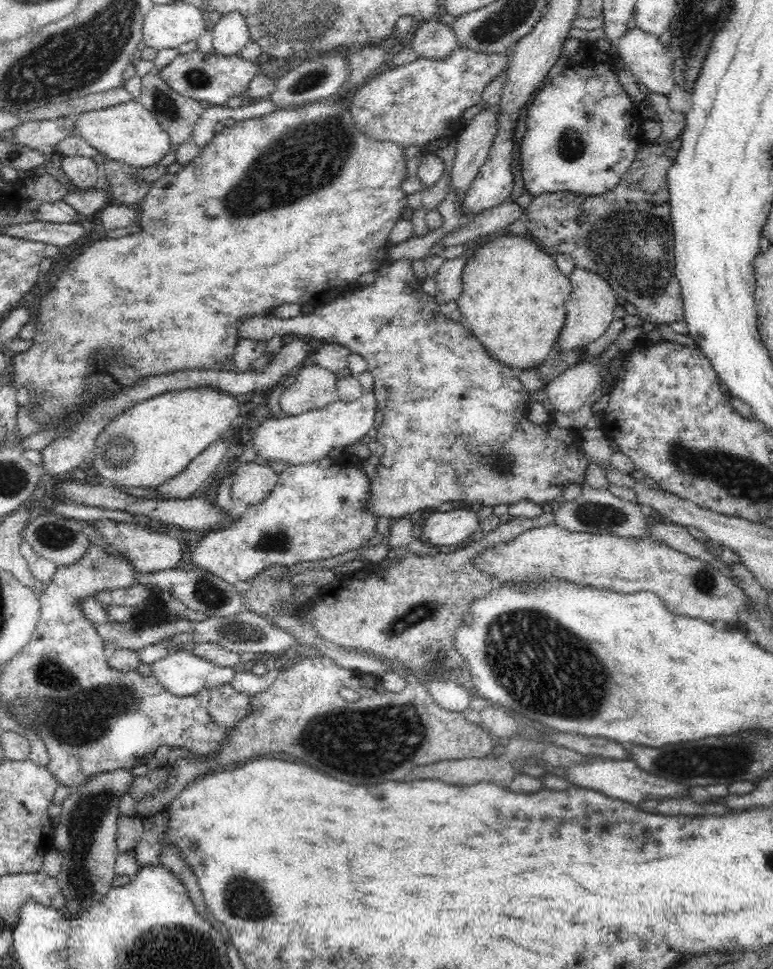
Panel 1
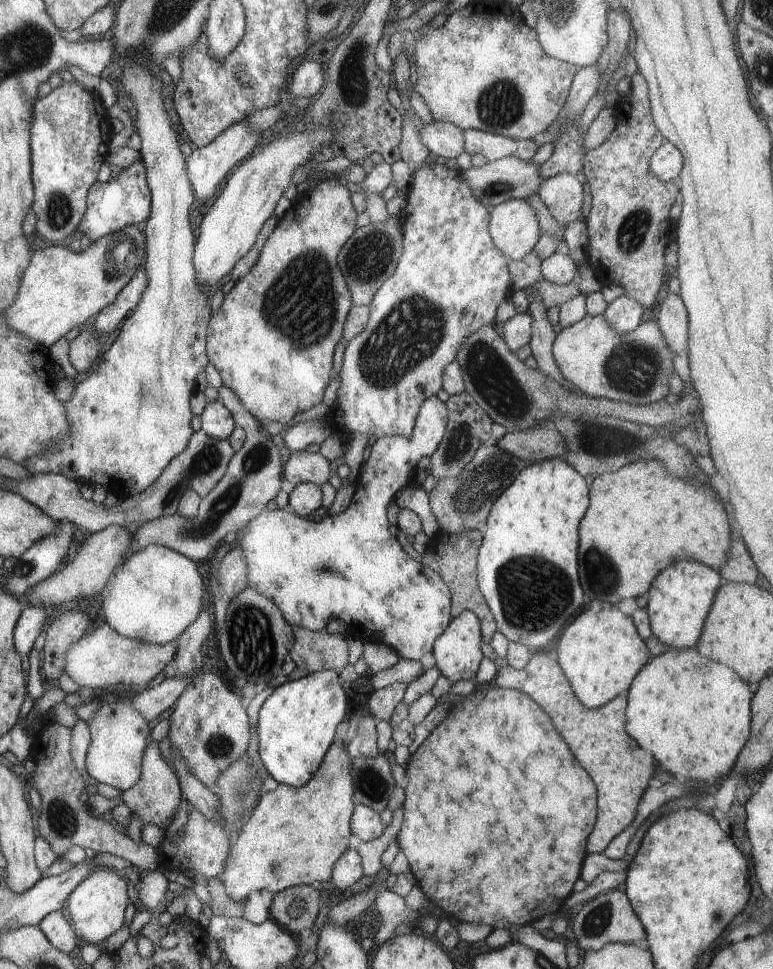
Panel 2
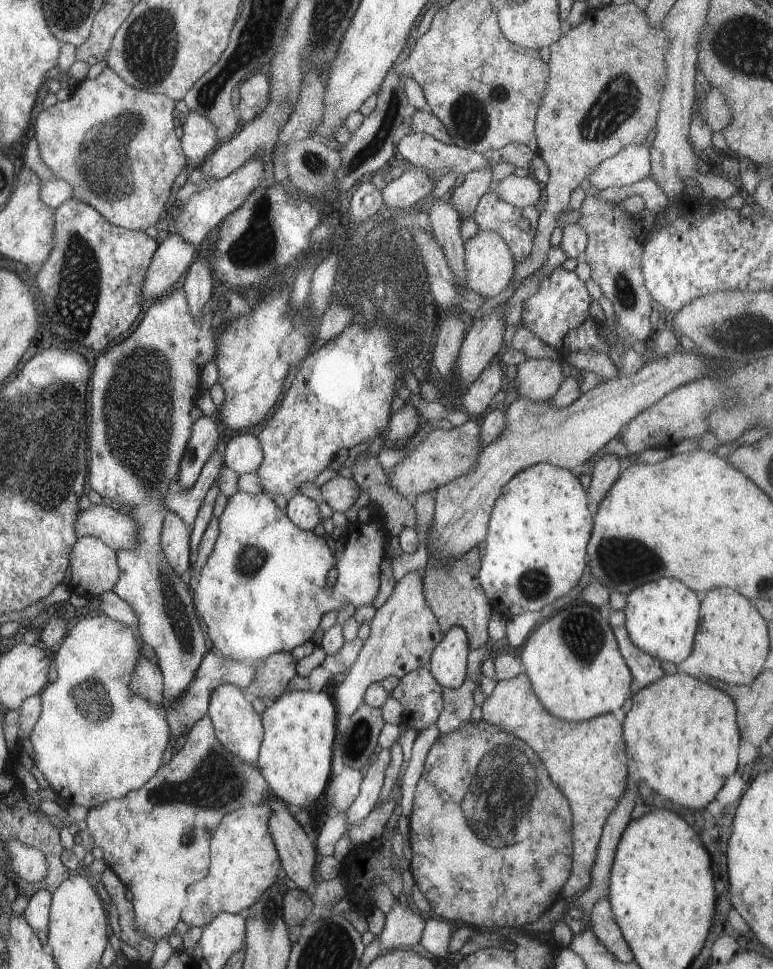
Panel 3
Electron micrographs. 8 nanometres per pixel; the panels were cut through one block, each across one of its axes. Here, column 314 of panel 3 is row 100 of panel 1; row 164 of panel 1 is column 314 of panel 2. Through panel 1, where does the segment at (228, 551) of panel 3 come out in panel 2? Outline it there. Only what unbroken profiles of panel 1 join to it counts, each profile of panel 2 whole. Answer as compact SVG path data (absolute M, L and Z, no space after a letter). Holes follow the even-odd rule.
M437 395L427 397L418 408L416 420L413 428L407 437L399 435L380 436L371 445L371 450L367 460L361 464L360 473L354 483L354 493L349 503L343 512L337 514L326 514L320 522L306 521L304 517L297 516L291 513L288 508L274 509L271 511L263 510L258 515L255 515L249 522L246 522L243 529L237 531L239 545L244 552L246 558L246 582L247 587L255 587L264 597L271 599L277 608L281 611L283 618L288 622L289 626L297 625L298 627L306 628L308 631L320 631L325 628L329 616L336 616L345 622L347 626L346 633L353 637L359 637L362 641L378 640L380 643L386 644L388 647L396 650L396 653L401 659L417 661L425 652L431 652L434 640L445 630L449 621L453 618L450 613L450 590L445 584L445 581L432 568L422 565L419 561L413 560L403 549L403 543L399 537L389 535L387 527L389 526L386 515L387 505L395 500L397 492L403 490L410 479L410 473L415 468L417 461L422 456L431 456L433 451L441 442L443 433L445 432L447 417L446 404L437 398Z

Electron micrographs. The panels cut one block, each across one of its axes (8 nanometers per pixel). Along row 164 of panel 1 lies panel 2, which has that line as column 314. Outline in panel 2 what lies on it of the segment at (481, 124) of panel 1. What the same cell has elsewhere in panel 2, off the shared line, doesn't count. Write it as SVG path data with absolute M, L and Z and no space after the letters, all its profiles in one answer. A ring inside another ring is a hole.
M293 451L289 453L282 468L282 478L299 484L305 481L321 486L328 480L330 462L319 453Z

